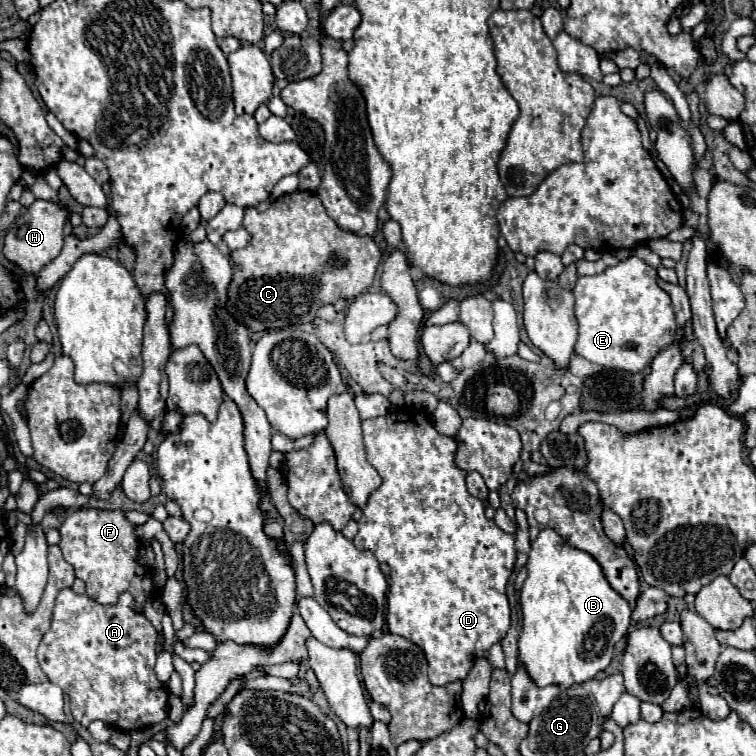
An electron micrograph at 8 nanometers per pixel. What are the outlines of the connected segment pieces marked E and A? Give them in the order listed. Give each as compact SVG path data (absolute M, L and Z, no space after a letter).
M630 256L602 274L578 278L572 290L580 326L576 354L592 364L634 374L642 372L664 346L672 344L676 318L670 296L658 286L656 278L652 266L638 256Z
M64 588L58 592L58 598L56 598L56 606L54 606L54 616L52 616L52 626L50 630L44 634L40 646L38 646L38 662L42 666L42 670L48 674L48 680L58 684L64 694L68 696L70 700L70 712L74 716L74 720L78 724L82 724L84 728L92 722L92 720L102 720L106 724L110 724L112 728L116 730L124 730L124 732L132 732L132 730L140 730L144 726L152 726L152 724L158 724L162 722L166 716L168 716L168 690L166 686L156 678L154 674L154 662L156 662L156 646L158 646L158 634L154 630L154 626L150 624L150 620L144 616L144 614L138 614L132 610L132 596L128 592L122 592L120 598L118 598L118 604L116 606L102 606L94 600L90 600L88 596L80 596L80 594L74 594L70 588Z

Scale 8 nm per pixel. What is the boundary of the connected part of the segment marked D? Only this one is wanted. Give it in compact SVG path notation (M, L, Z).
M394 408L390 414L394 416L378 416L378 418L370 418L362 422L362 430L364 430L364 446L368 452L368 462L376 468L376 472L382 478L382 484L378 490L374 490L364 506L364 514L358 522L358 534L354 538L354 546L358 550L368 550L376 556L378 562L386 562L390 566L390 588L388 588L388 600L386 600L386 626L388 632L398 634L408 638L410 642L414 642L416 646L420 646L424 650L426 662L428 662L428 680L432 682L432 686L444 686L448 682L456 682L456 680L464 680L468 676L468 672L472 670L472 666L476 664L476 660L486 658L488 650L500 642L508 628L510 628L510 608L508 608L508 598L506 598L506 584L508 578L514 570L514 562L516 562L516 548L514 548L514 536L502 532L494 520L488 520L484 516L484 504L482 500L474 498L468 494L466 490L466 472L458 470L454 466L454 452L456 452L456 442L450 436L442 436L436 432L434 424L430 422L428 414L412 410L412 408Z

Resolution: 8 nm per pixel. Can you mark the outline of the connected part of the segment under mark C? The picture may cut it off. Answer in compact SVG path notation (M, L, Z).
M314 192L280 196L266 212L248 208L244 228L252 240L246 248L232 252L234 278L228 288L228 310L252 332L306 324L318 308L338 298L352 300L372 284L382 260L374 240L338 228Z

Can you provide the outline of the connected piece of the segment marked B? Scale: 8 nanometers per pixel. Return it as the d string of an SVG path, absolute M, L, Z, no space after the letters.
M544 528L532 542L528 556L528 578L520 590L522 608L522 632L518 638L520 662L528 670L528 676L536 686L562 686L572 688L586 680L592 680L598 672L606 670L614 656L614 644L626 634L632 618L630 604L612 590L602 574L600 564L586 552L570 548L554 530Z

